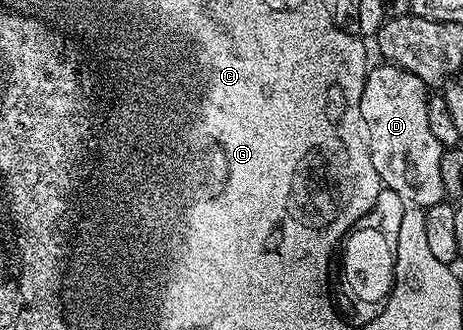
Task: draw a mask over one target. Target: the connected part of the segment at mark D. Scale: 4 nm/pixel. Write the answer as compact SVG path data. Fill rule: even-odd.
M380 63L380 66L369 68L368 77L364 81L364 90L360 100L360 119L368 138L368 150L372 153L372 162L380 176L380 184L385 190L397 193L409 206L426 210L431 205L445 200L446 194L442 187L442 167L440 155L442 146L430 132L430 119L426 116L429 86L424 84L418 75L400 69L396 65Z

